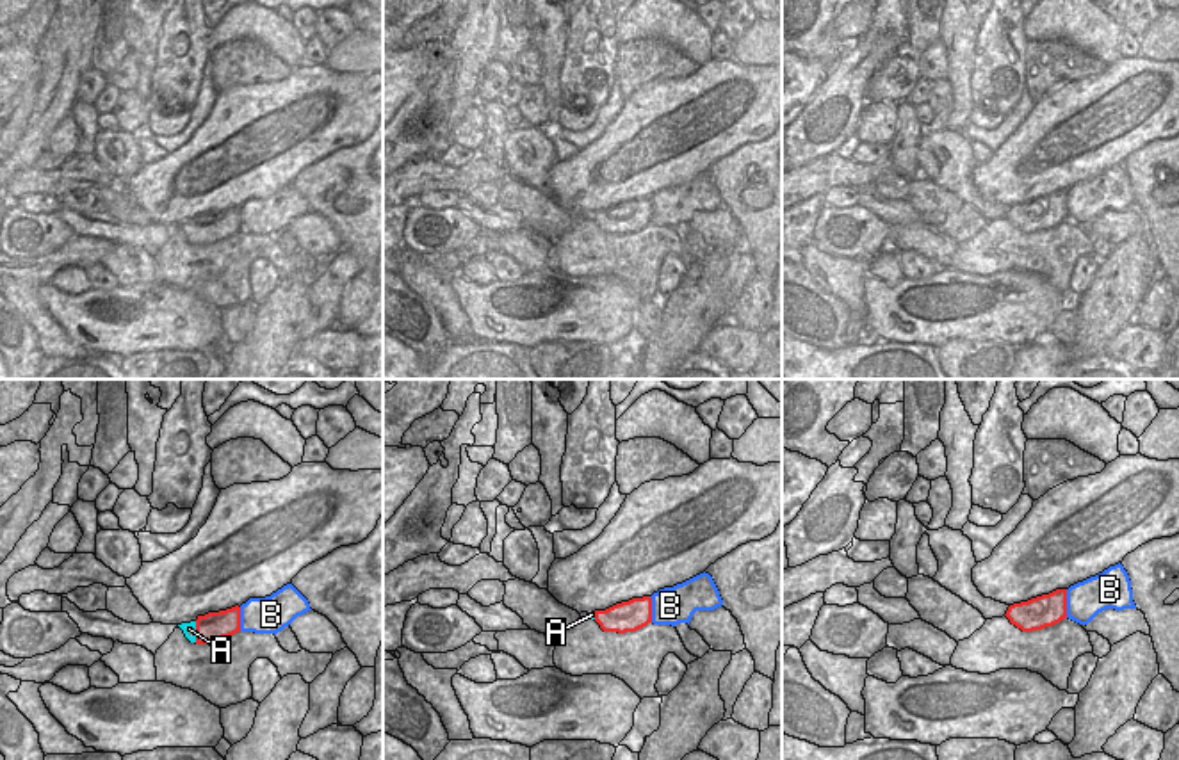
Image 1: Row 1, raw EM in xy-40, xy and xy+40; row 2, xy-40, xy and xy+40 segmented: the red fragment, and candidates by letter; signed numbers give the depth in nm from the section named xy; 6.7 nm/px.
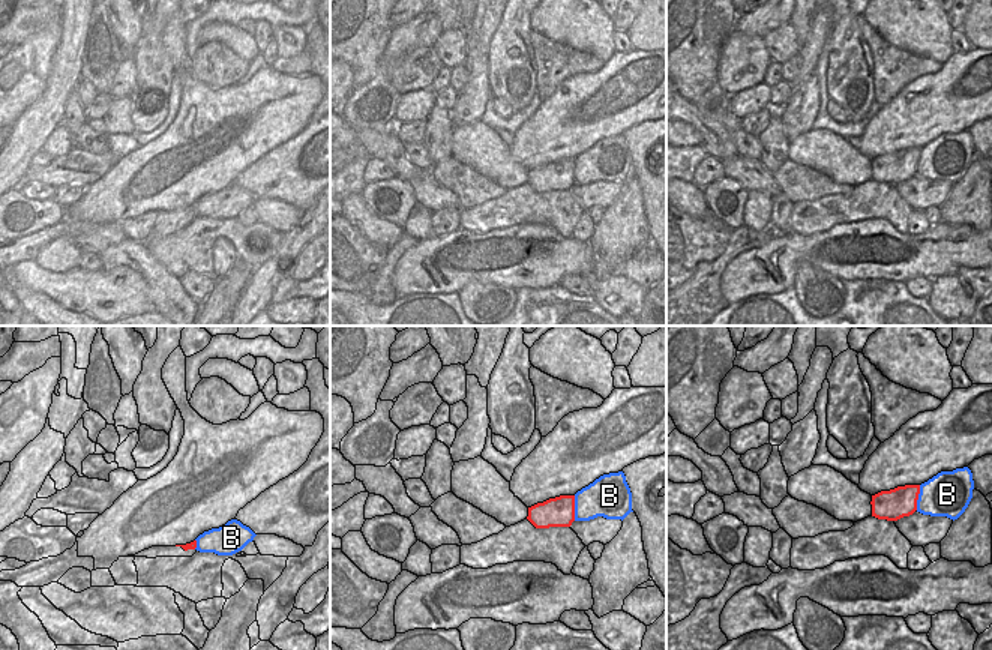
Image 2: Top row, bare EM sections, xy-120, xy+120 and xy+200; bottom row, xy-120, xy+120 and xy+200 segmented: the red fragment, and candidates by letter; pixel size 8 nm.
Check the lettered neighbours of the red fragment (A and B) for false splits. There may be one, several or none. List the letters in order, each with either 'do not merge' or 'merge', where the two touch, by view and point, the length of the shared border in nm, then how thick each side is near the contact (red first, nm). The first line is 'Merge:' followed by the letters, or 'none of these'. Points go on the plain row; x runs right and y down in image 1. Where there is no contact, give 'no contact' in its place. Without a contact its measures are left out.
Merge: none of these
A: do not merge; meets red in xy-40 at (196, 234); contact 140 nm long; 190 nm thick on the red side, 100 nm on the other
B: do not merge; meets red in xy+40 at (1065, 205); contact 190 nm long; 220 nm thick on the red side, 260 nm on the other

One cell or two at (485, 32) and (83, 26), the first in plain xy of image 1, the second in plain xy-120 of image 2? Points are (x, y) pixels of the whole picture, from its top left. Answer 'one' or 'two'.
one

